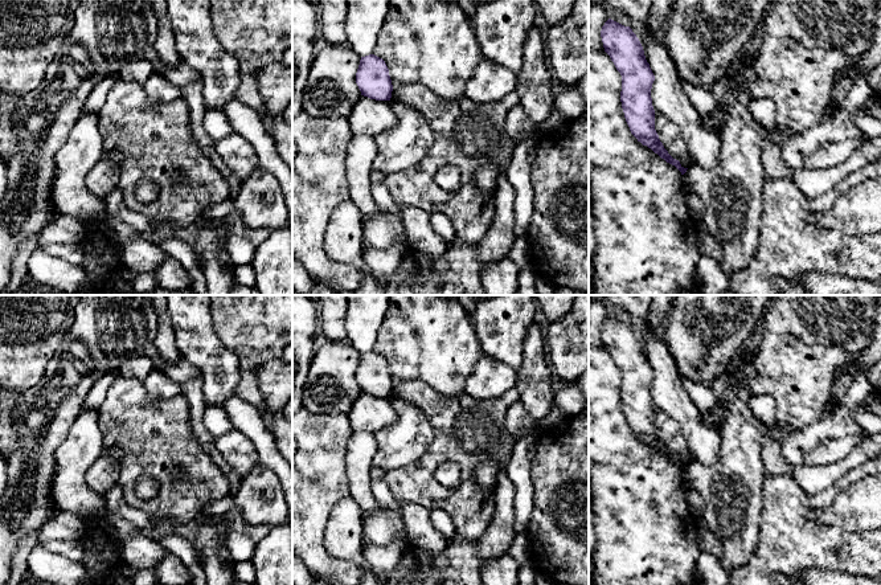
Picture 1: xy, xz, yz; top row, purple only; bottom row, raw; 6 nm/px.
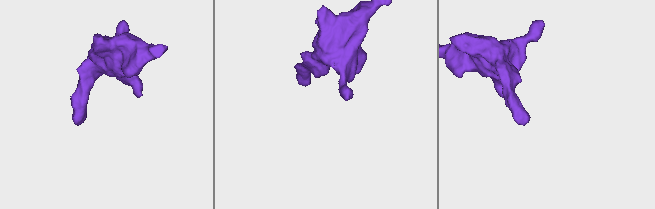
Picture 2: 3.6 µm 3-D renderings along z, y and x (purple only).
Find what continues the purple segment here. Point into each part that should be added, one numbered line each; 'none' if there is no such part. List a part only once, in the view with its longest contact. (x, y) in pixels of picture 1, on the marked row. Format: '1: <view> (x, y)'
none

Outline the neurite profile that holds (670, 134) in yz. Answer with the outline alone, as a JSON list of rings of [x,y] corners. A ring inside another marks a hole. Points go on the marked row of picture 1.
[[[655,111],[655,130],[664,148],[673,159],[680,161],[681,167],[688,168],[693,164],[680,128],[657,111]]]

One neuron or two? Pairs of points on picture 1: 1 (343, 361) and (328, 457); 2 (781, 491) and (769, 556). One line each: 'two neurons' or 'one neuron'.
1: two neurons
2: one neuron

